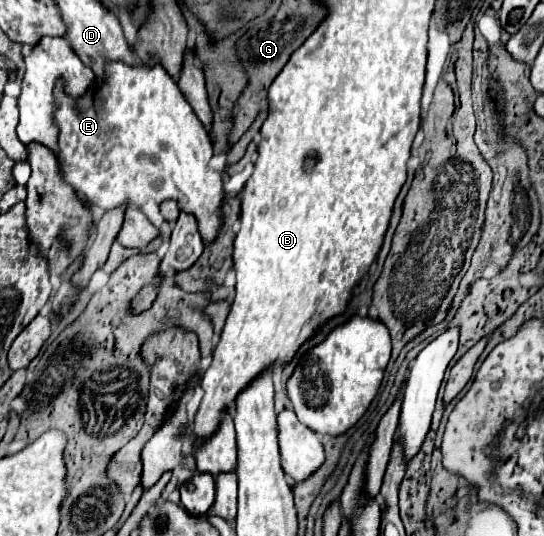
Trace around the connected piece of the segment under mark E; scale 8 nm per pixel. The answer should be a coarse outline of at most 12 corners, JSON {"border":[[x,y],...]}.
{"border":[[161,67],[55,89],[59,167],[101,209],[175,199],[205,245],[221,173]]}

